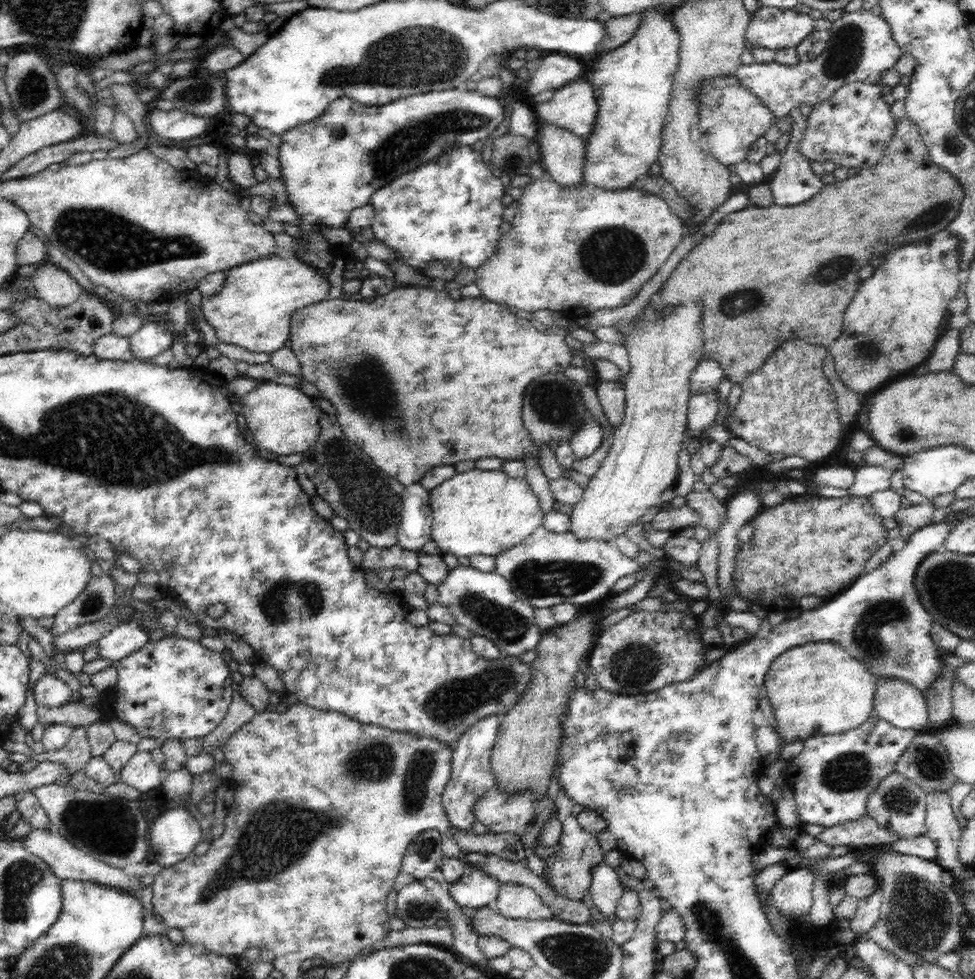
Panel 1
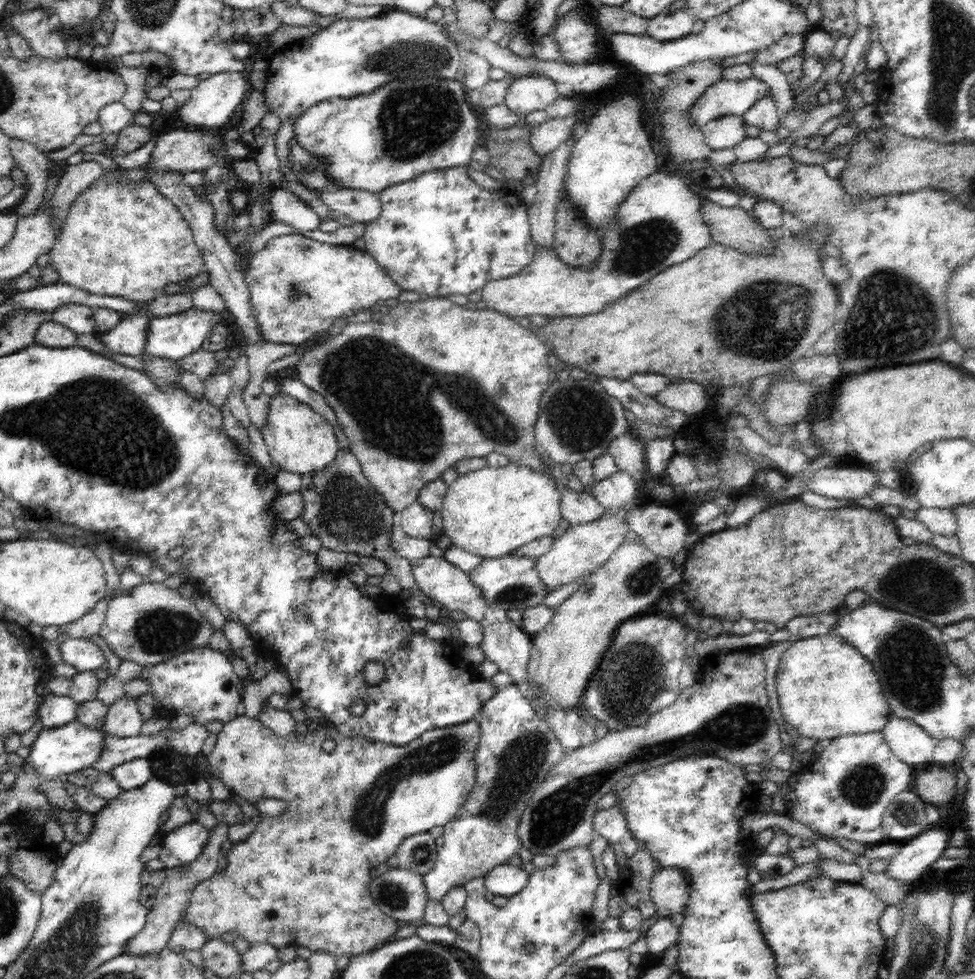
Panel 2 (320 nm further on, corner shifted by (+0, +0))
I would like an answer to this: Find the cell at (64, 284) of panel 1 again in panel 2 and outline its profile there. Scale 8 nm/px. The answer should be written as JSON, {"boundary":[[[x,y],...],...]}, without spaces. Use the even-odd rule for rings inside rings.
{"boundary":[[[64,304],[56,308],[53,322],[72,330],[76,335],[97,334],[92,308],[80,304]]]}

